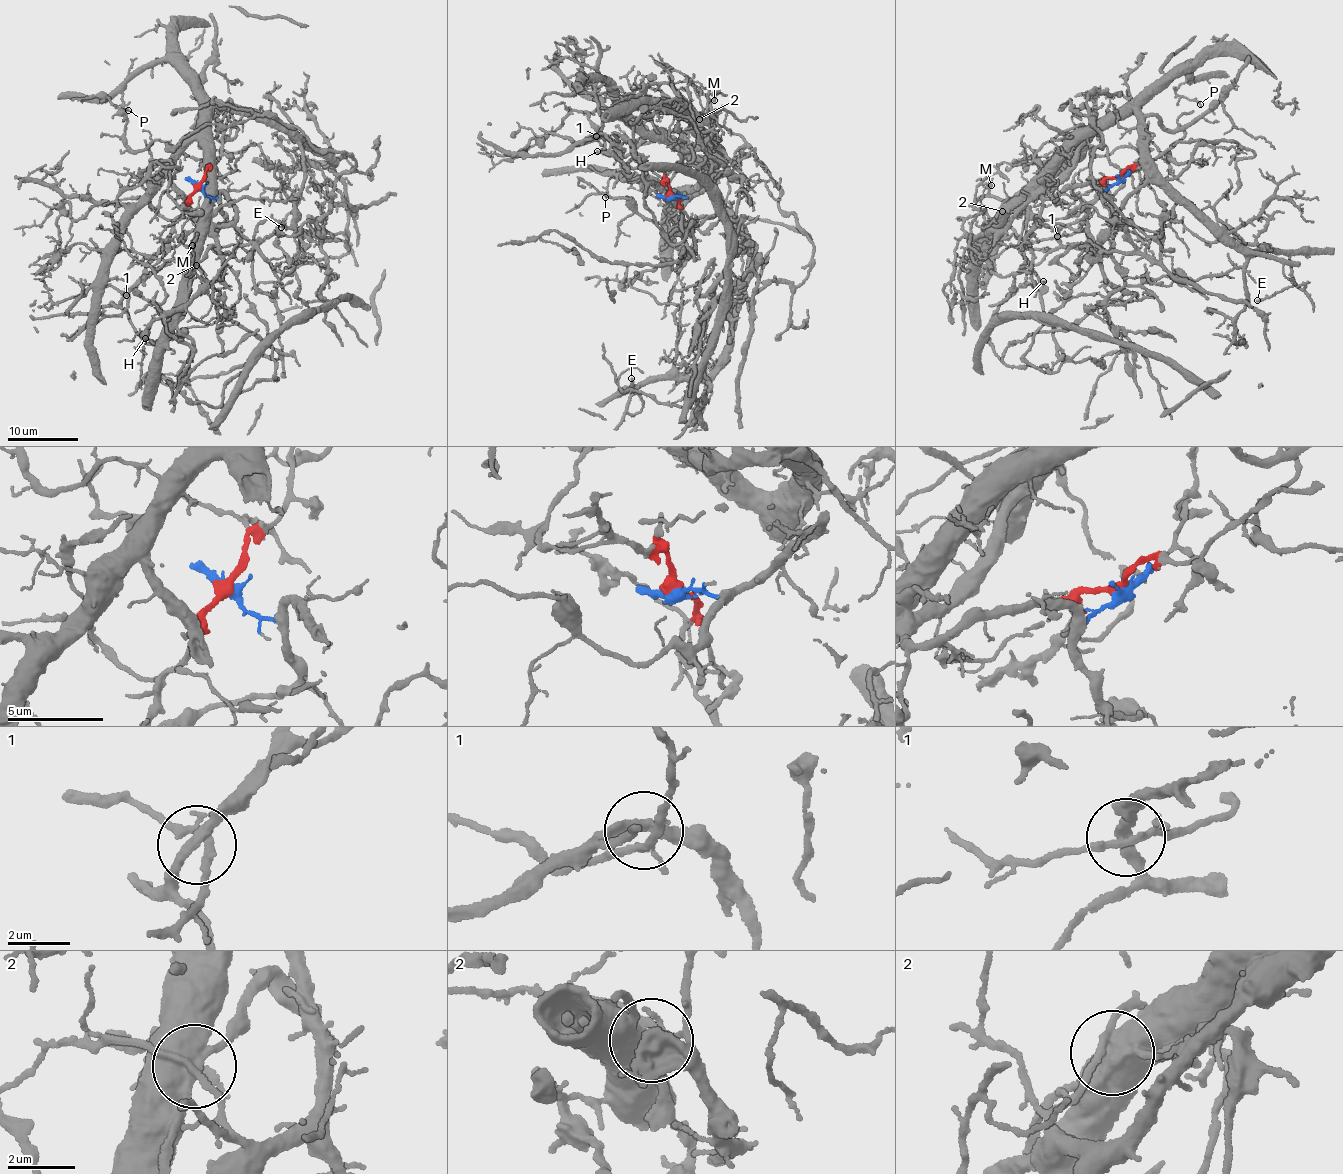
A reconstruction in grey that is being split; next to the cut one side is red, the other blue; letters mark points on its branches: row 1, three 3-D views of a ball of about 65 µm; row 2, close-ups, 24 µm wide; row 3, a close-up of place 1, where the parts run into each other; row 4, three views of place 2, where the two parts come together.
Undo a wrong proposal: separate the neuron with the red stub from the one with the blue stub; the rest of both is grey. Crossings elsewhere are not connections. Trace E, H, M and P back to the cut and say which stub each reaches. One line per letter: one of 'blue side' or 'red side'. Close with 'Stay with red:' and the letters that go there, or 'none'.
E: blue side
H: red side
M: blue side
P: blue side
Stay with red: H

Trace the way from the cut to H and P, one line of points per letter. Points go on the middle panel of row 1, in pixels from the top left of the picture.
H: (669, 195), (667, 182), (619, 160), (613, 142), (586, 138), (607, 136), (607, 151), (597, 150)
P: (669, 195), (698, 193), (723, 171), (709, 148), (717, 143), (723, 152), (691, 188), (618, 171), (606, 197)

